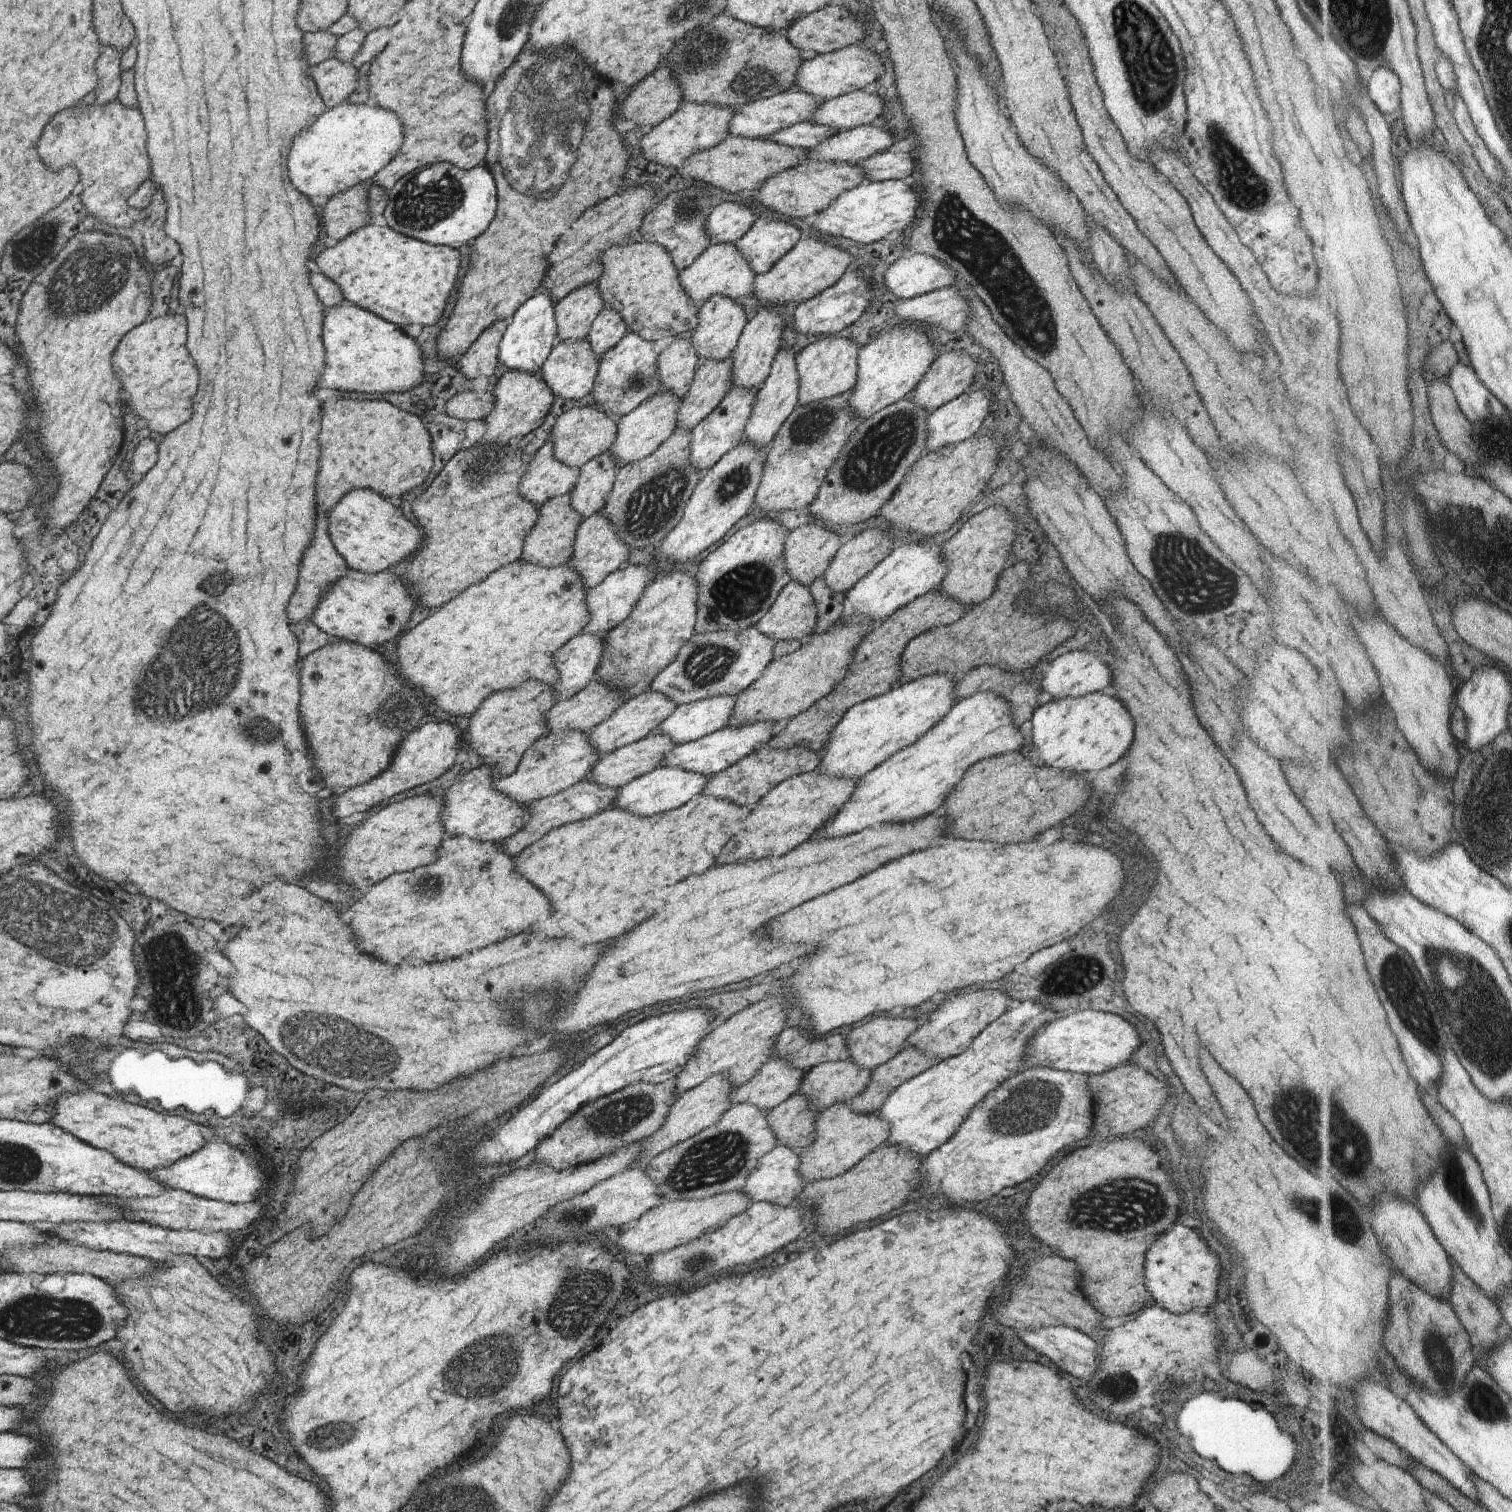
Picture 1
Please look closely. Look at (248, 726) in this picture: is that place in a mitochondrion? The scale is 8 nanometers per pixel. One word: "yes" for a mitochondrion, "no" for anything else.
yes

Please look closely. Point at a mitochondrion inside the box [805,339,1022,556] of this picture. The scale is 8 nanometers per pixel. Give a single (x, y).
(882, 448)

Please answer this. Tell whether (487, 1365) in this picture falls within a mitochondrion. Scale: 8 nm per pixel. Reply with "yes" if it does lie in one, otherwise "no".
yes

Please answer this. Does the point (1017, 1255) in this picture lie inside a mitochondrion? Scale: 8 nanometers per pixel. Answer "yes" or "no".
no

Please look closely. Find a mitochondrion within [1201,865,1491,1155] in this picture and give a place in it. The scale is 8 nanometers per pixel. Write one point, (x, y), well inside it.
(1404, 986)

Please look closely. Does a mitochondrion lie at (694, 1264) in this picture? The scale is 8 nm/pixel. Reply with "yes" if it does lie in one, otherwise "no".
yes

